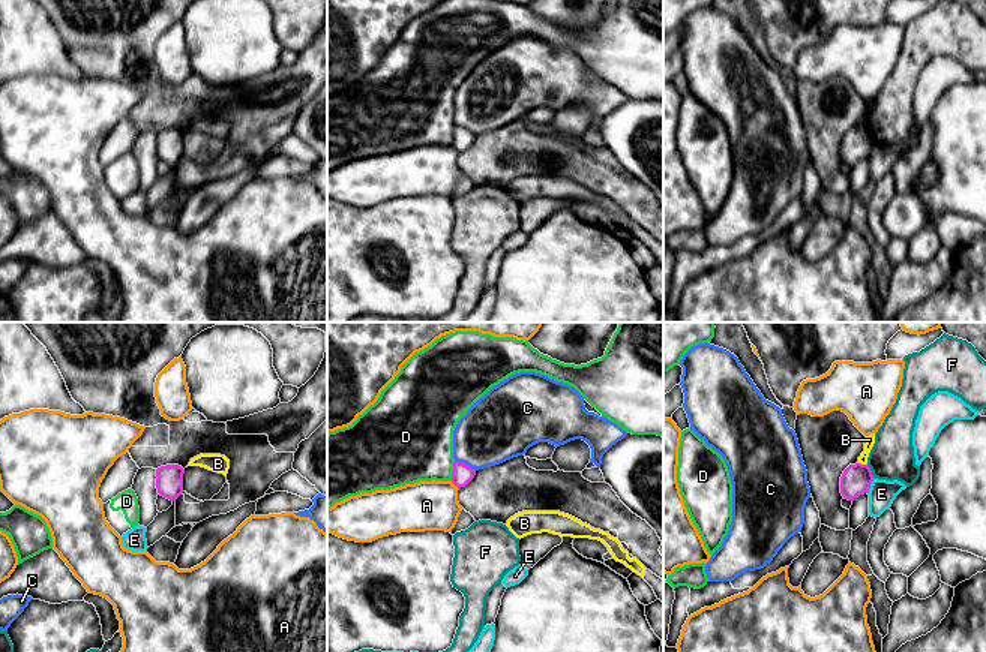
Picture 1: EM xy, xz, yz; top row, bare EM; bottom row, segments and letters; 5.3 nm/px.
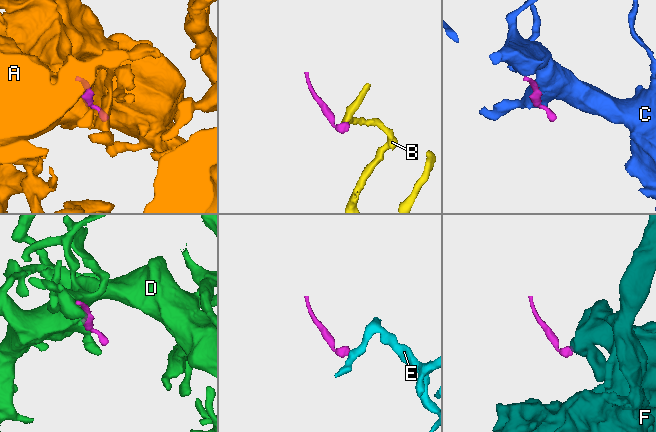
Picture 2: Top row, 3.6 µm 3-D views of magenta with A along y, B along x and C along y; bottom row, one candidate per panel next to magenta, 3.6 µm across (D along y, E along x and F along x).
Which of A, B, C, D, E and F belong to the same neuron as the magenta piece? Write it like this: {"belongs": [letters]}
{"belongs": []}

